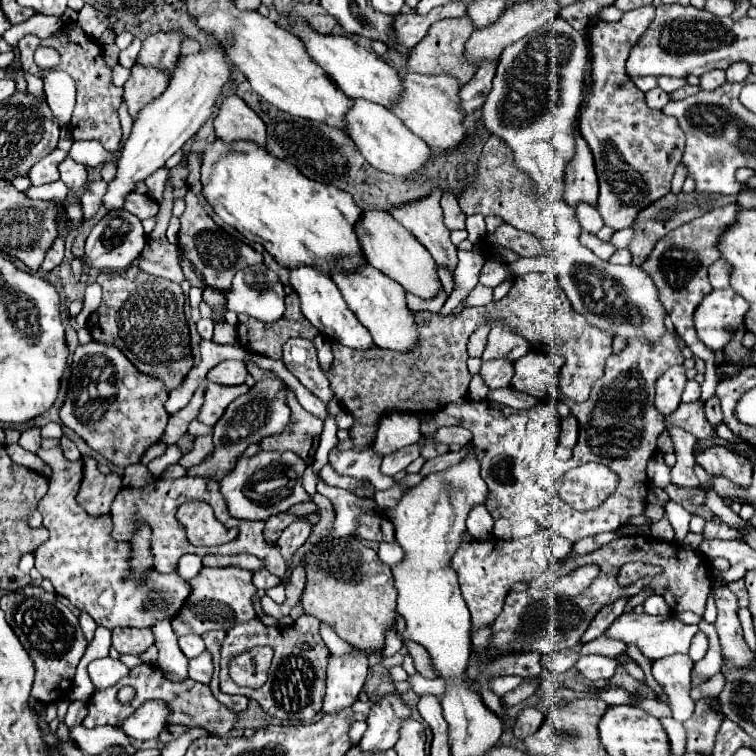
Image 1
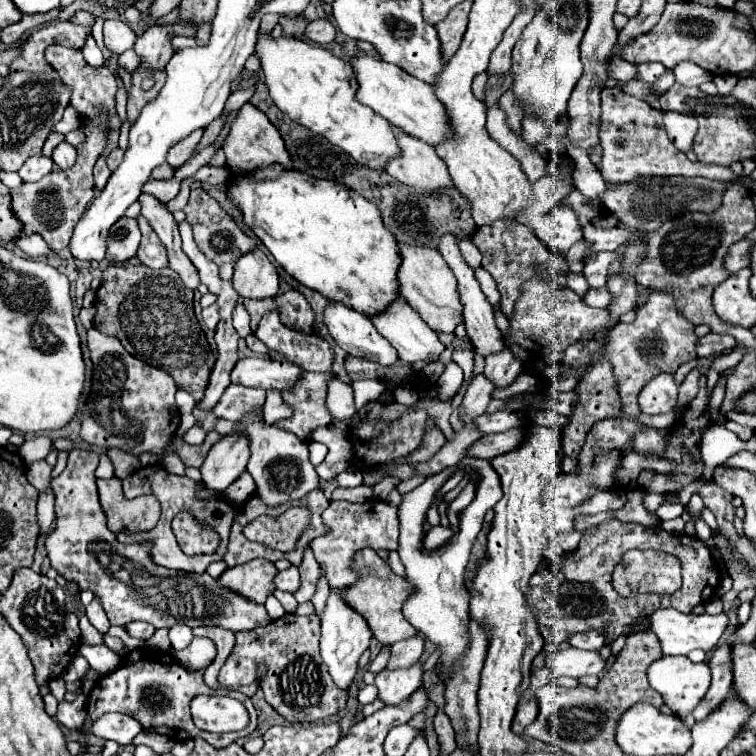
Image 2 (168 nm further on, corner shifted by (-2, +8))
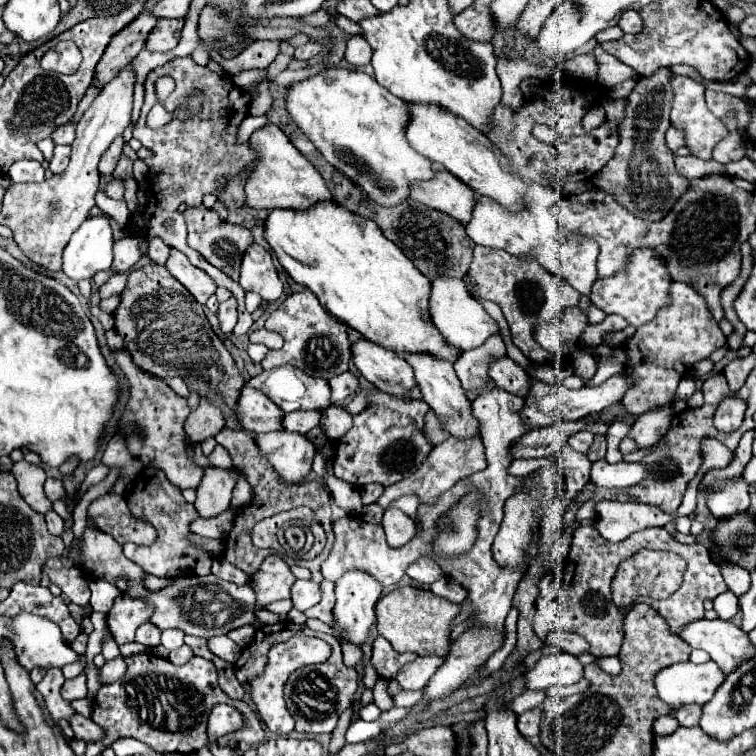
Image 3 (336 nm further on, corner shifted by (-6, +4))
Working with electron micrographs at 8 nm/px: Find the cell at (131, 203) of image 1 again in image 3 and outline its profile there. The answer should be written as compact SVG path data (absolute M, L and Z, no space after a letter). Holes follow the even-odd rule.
M171 248L171 256L165 264L169 268L169 272L193 294L193 298L205 306L205 302L209 300L209 296L215 294L217 286L213 280L209 280L209 276L205 272L201 272L197 266L193 266L181 252L177 252L175 248Z

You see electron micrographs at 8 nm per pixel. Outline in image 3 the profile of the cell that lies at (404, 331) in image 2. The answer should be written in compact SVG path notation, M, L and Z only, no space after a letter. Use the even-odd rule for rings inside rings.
M409 354L409 356L405 356L405 360L415 370L415 378L417 378L419 390L423 394L423 400L429 404L429 408L435 412L435 416L441 420L441 428L459 440L477 438L481 434L481 422L471 412L471 402L467 400L465 392L459 384L459 378L455 376L453 364L431 358L431 356L417 356L417 354Z

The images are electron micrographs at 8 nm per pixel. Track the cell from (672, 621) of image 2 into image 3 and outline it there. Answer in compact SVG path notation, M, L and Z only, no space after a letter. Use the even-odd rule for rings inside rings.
M701 618L687 624L681 638L691 644L691 648L705 650L725 674L731 674L735 668L755 656L755 646L751 644L749 636L735 624L723 620Z

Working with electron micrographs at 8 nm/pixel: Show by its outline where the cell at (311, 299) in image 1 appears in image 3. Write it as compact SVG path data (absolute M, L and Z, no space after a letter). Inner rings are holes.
M361 338L353 344L353 360L361 376L377 386L377 390L395 398L411 400L409 388L415 388L417 380L413 376L413 368L403 356Z

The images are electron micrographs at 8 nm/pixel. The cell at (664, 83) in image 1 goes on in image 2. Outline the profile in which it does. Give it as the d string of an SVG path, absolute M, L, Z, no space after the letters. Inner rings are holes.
M641 64L639 72L641 72L639 80L643 80L643 82L655 82L655 80L659 80L659 76L663 72L667 72L667 68L663 64Z

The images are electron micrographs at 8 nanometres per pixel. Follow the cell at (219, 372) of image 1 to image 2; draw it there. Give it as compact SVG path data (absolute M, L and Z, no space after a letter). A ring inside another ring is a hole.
M243 358L233 366L231 382L265 390L275 388L281 392L291 388L301 374L303 370L287 360L279 362L273 358Z

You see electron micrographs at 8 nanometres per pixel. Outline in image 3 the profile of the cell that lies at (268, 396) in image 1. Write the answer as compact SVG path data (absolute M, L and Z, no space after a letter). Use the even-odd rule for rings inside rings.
M207 468L197 488L195 508L201 518L213 518L231 506L231 490L235 486L237 472L233 468Z

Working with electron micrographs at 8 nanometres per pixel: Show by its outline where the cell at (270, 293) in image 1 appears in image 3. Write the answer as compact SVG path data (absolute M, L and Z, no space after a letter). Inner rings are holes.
M251 244L247 248L241 264L239 284L245 288L245 292L257 292L267 302L275 302L283 294L283 284L273 258L259 244Z

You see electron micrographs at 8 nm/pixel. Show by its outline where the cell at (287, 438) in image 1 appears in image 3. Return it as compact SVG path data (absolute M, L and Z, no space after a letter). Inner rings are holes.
M343 372L341 376L333 376L329 380L331 384L331 392L333 392L333 404L343 402L345 398L349 398L351 394L355 394L359 390L359 378L353 372Z

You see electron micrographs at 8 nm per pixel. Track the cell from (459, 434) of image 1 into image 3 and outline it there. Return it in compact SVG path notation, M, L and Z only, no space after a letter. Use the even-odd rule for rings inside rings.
M623 372L613 374L611 378L607 378L603 384L593 386L593 388L581 388L581 390L567 390L563 386L547 386L541 384L537 380L531 380L531 392L525 400L525 424L533 426L533 428L541 428L541 426L549 426L549 424L557 424L557 420L579 420L587 414L595 414L601 412L603 408L621 402L625 392L629 390L629 386L633 384L633 376Z

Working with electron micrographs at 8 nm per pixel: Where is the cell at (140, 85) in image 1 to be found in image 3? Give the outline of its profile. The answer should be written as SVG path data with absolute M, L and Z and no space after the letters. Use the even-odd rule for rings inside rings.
M159 18L155 28L149 32L147 50L149 52L167 52L179 44L183 28L183 18Z

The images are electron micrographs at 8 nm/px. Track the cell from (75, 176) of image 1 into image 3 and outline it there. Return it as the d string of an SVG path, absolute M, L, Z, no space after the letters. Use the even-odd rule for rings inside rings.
M55 146L53 158L49 162L49 170L53 174L61 174L69 164L69 154L71 154L71 146Z

